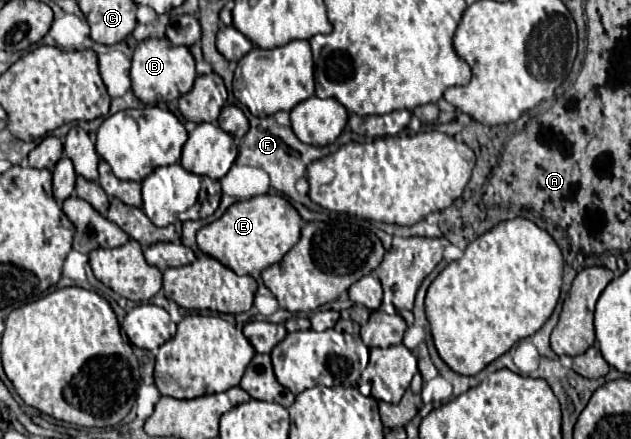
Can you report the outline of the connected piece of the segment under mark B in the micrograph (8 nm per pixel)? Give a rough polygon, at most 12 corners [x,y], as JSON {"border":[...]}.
{"border":[[169,39],[137,45],[131,89],[145,105],[191,91],[195,59]]}

